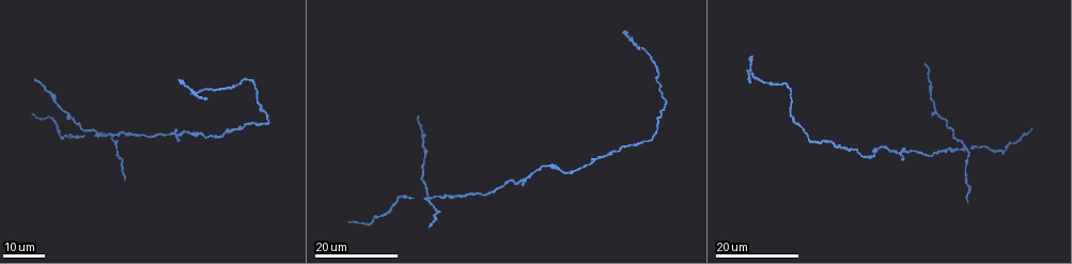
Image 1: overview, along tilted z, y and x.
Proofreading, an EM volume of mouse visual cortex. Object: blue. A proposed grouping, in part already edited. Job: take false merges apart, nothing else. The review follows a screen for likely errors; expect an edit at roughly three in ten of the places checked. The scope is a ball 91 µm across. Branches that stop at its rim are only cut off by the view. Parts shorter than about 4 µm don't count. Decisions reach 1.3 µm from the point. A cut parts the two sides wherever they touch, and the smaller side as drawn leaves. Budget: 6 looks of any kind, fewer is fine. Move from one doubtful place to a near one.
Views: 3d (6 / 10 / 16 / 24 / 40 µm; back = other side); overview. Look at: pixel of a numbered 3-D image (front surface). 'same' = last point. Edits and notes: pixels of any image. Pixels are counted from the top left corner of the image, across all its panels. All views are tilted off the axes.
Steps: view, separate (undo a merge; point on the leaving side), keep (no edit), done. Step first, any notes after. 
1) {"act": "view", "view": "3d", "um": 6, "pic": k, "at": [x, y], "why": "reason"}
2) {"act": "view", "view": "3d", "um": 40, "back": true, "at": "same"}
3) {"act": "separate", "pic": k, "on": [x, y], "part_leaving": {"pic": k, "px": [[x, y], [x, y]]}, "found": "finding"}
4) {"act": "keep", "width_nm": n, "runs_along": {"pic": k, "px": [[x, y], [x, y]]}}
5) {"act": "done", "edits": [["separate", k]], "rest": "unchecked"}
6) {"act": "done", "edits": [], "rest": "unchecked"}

{"act": "view", "view": "3d", "um": 24, "pic": 1, "at": [429, 197], "why": "four or more arms meet"}

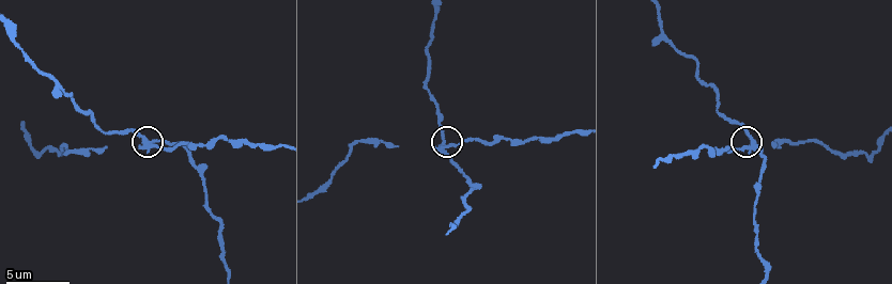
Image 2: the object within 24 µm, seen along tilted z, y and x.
{"act": "view", "view": "3d", "um": 6, "pic": 2, "at": [752, 141]}

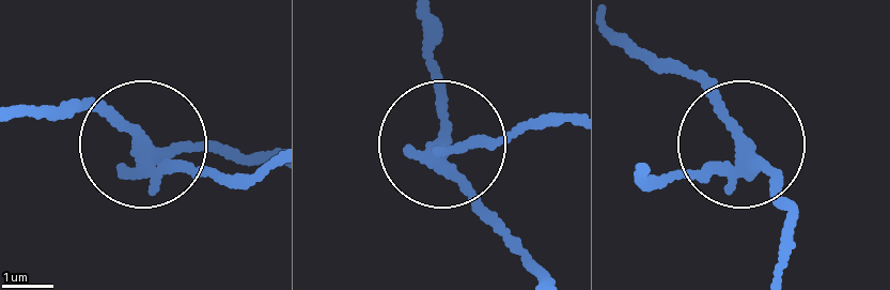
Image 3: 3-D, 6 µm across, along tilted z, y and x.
{"act": "separate", "pic": 3, "on": [114, 117], "side_arm_um": 28, "part_leaving": {"pic": 3, "px": [[154, 165], [86, 110], [17, 118]]}, "found": "a second neuron is stuck on"}

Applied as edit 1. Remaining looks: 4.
{"act": "view", "view": "overview", "why": "redraw"}

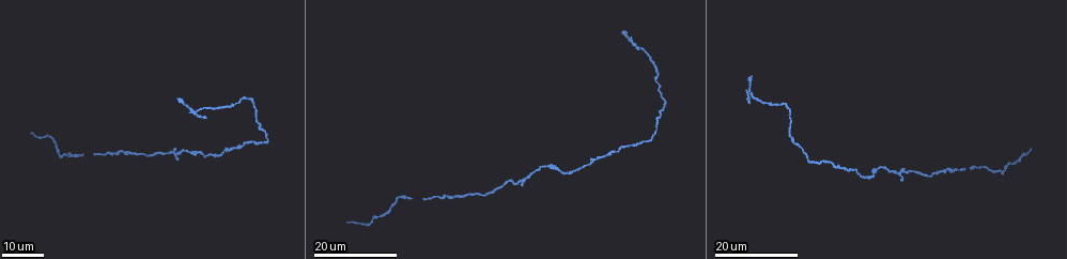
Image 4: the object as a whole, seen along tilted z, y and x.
{"act": "view", "view": "3d", "um": 16, "pic": 4, "at": [524, 177], "why": "side arm on a straight run"}

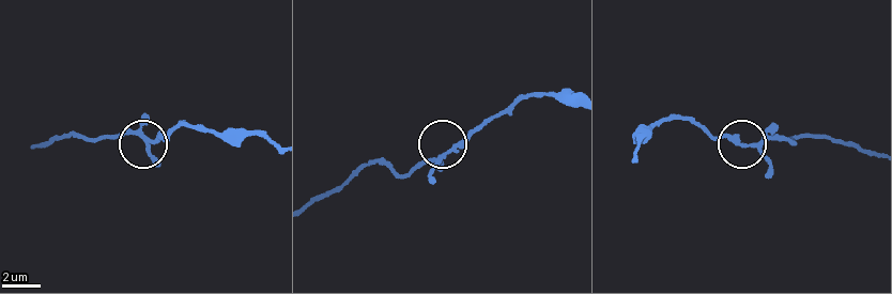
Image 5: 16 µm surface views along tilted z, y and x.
{"act": "view", "view": "3d", "um": 10, "pic": 5, "at": [448, 151], "why": "closer look"}

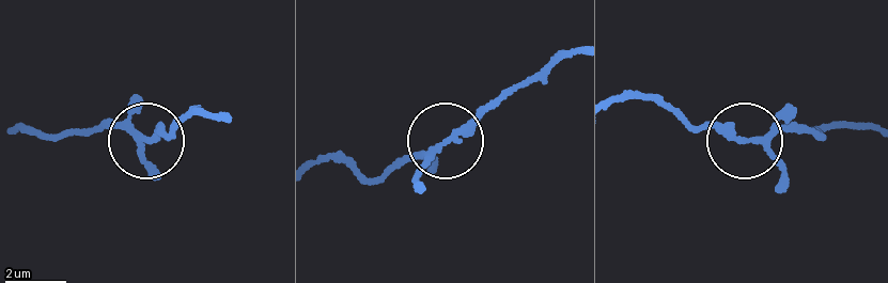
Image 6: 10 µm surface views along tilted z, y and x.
{"act": "keep", "width_nm": 180, "found": "one neuron here"}

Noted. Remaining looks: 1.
{"act": "done", "edits": [["separate", 3]], "rest": "unchecked"}

